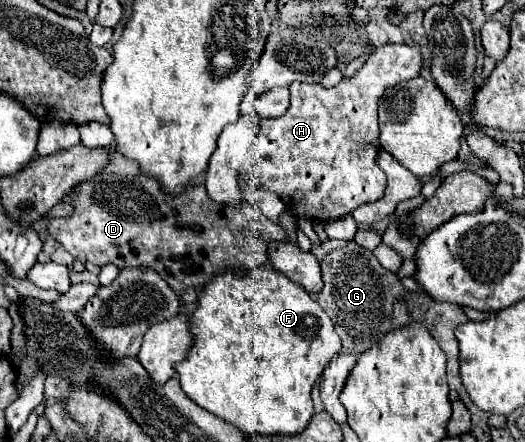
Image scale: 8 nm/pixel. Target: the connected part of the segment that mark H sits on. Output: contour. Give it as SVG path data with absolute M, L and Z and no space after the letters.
M384 44L352 78L344 78L334 88L322 88L320 84L292 84L290 86L290 108L280 118L262 118L262 128L254 142L254 156L240 170L242 176L252 176L266 190L276 192L284 202L286 210L298 218L316 222L330 222L352 214L362 204L376 202L384 194L386 176L376 164L380 150L378 142L378 116L376 100L392 84L412 80L420 74L424 58L418 48L406 44Z

